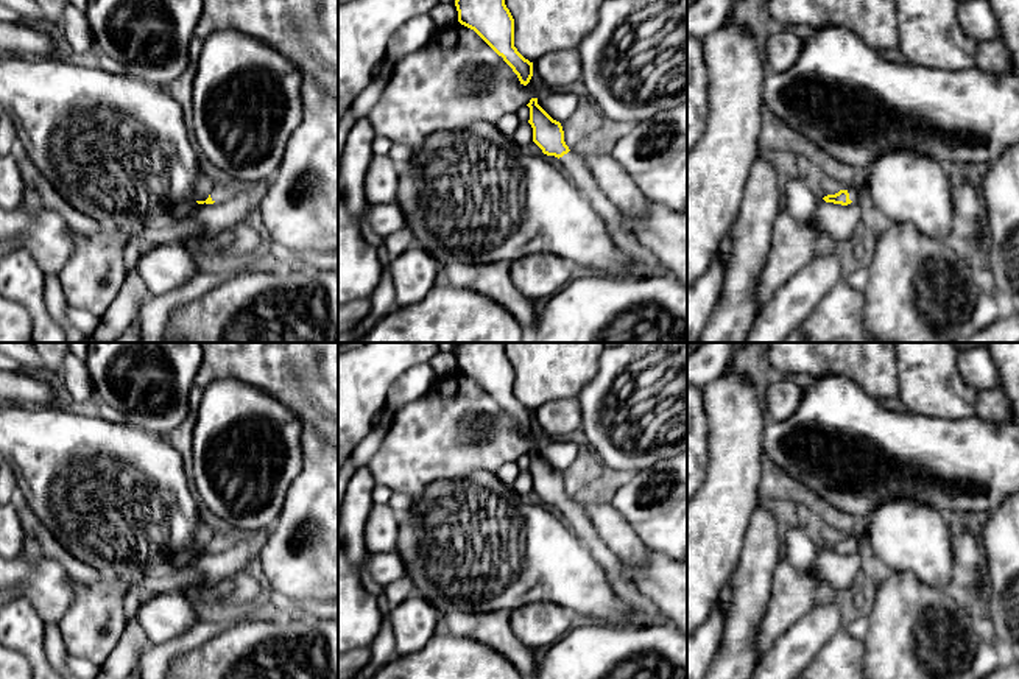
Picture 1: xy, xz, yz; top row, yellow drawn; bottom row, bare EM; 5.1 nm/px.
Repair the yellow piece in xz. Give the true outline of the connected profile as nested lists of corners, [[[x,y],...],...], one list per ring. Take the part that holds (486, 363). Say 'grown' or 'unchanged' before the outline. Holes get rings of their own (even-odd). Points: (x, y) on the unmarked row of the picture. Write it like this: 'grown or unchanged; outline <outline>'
unchanged; outline [[[458,343],[455,349],[458,371],[474,378],[527,434],[533,425],[533,411],[514,396],[514,368],[503,343]]]

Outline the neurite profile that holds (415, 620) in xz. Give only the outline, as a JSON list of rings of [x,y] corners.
[[[414,595],[391,607],[390,618],[396,639],[394,656],[413,654],[424,648],[438,632],[436,626],[441,617],[435,606]]]

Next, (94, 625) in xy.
[[[101,575],[97,584],[73,581],[75,600],[59,623],[65,649],[101,667],[126,629],[125,600],[129,581]]]

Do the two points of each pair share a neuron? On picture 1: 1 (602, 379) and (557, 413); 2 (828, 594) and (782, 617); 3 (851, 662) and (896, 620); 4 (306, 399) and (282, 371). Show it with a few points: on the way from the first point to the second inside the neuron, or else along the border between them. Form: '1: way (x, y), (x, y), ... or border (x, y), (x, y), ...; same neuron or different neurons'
1: border (575, 397), (580, 407), (581, 427); different neurons
2: way (817, 594), (806, 594), (793, 606); same neuron
3: border (862, 640), (865, 662); different neurons
4: way (304, 393), (289, 377); same neuron

